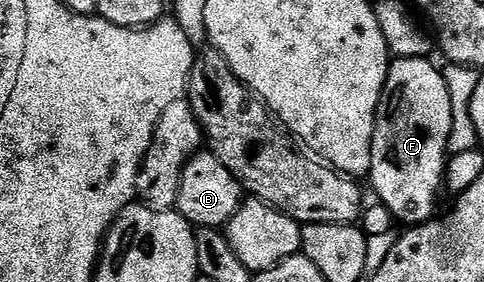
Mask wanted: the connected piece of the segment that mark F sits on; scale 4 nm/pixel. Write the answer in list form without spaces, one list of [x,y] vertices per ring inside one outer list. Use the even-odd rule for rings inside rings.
[[[403,57],[394,59],[389,66],[387,82],[383,86],[381,101],[377,107],[377,121],[371,142],[371,166],[367,181],[373,187],[381,204],[405,226],[425,224],[434,219],[437,195],[443,192],[445,165],[449,152],[449,135],[453,129],[451,94],[447,90],[444,71],[426,57]]]

